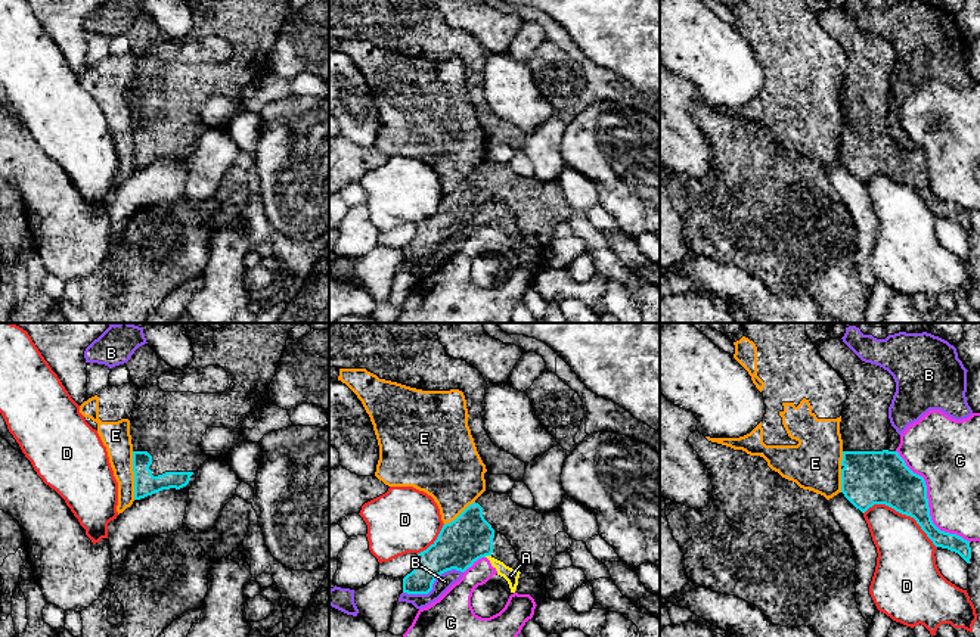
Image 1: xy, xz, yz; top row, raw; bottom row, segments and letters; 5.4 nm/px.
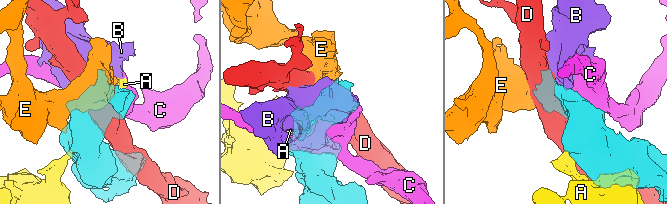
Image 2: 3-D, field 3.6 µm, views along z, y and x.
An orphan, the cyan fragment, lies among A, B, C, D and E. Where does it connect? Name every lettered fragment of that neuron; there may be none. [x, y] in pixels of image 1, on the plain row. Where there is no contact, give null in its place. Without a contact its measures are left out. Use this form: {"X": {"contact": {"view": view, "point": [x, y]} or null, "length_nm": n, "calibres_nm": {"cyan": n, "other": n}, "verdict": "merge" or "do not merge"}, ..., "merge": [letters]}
{"A": {"contact": {"view": "xz", "point": [487, 224]}, "length_nm": 40, "calibres_nm": {"cyan": 260, "other": 80}, "verdict": "do not merge"}, "B": {"contact": {"view": "xz", "point": [433, 252]}, "length_nm": 340, "calibres_nm": {"cyan": 240, "other": 90}, "verdict": "do not merge"}, "C": {"contact": {"view": "yz", "point": [927, 173]}, "length_nm": 650, "calibres_nm": {"cyan": 260, "other": 320}, "verdict": "do not merge"}, "D": {"contact": {"view": "yz", "point": [903, 183]}, "length_nm": 440, "calibres_nm": {"cyan": 280, "other": 300}, "verdict": "do not merge"}, "E": {"contact": {"view": "xy", "point": [135, 145]}, "length_nm": 260, "calibres_nm": {"cyan": 130, "other": 160}, "verdict": "do not merge"}, "merge": []}

